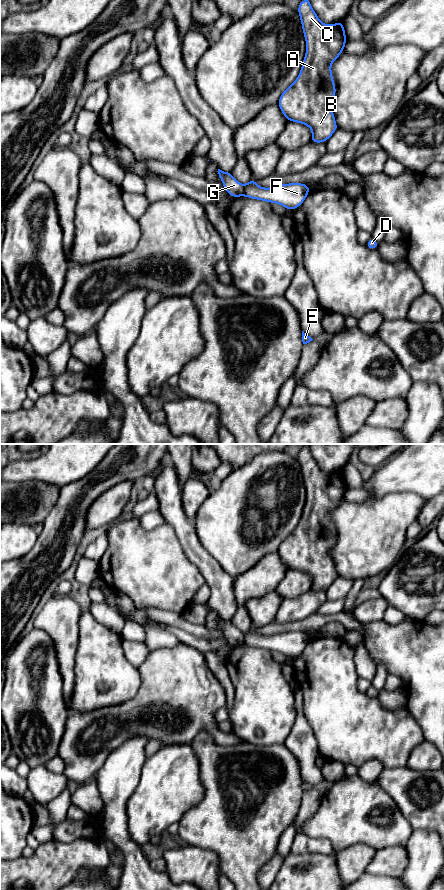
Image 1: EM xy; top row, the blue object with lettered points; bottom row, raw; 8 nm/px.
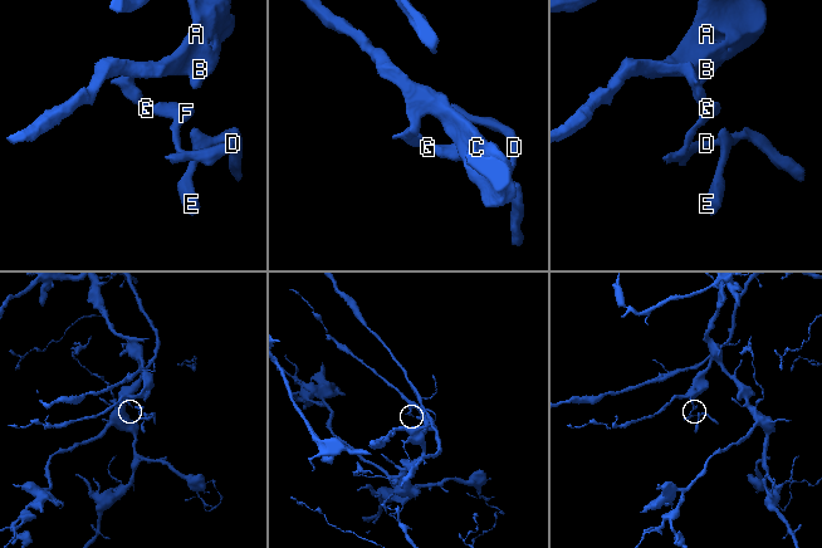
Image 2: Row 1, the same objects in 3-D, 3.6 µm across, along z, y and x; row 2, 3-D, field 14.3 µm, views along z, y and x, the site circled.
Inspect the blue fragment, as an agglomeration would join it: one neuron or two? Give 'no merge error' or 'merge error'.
merge error

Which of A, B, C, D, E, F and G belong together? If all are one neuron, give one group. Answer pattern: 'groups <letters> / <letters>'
groups A B C G / D E F

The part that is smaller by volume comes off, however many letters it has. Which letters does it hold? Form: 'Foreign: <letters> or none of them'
Foreign: D, E, F

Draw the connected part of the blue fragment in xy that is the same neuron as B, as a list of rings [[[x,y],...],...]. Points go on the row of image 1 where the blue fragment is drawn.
[[[302,0],[297,11],[306,40],[306,54],[297,79],[281,94],[278,105],[288,121],[301,123],[311,128],[312,143],[322,143],[338,129],[330,108],[330,103],[336,95],[331,63],[344,51],[347,37],[343,21],[332,25],[324,24],[311,7],[310,0]]]

